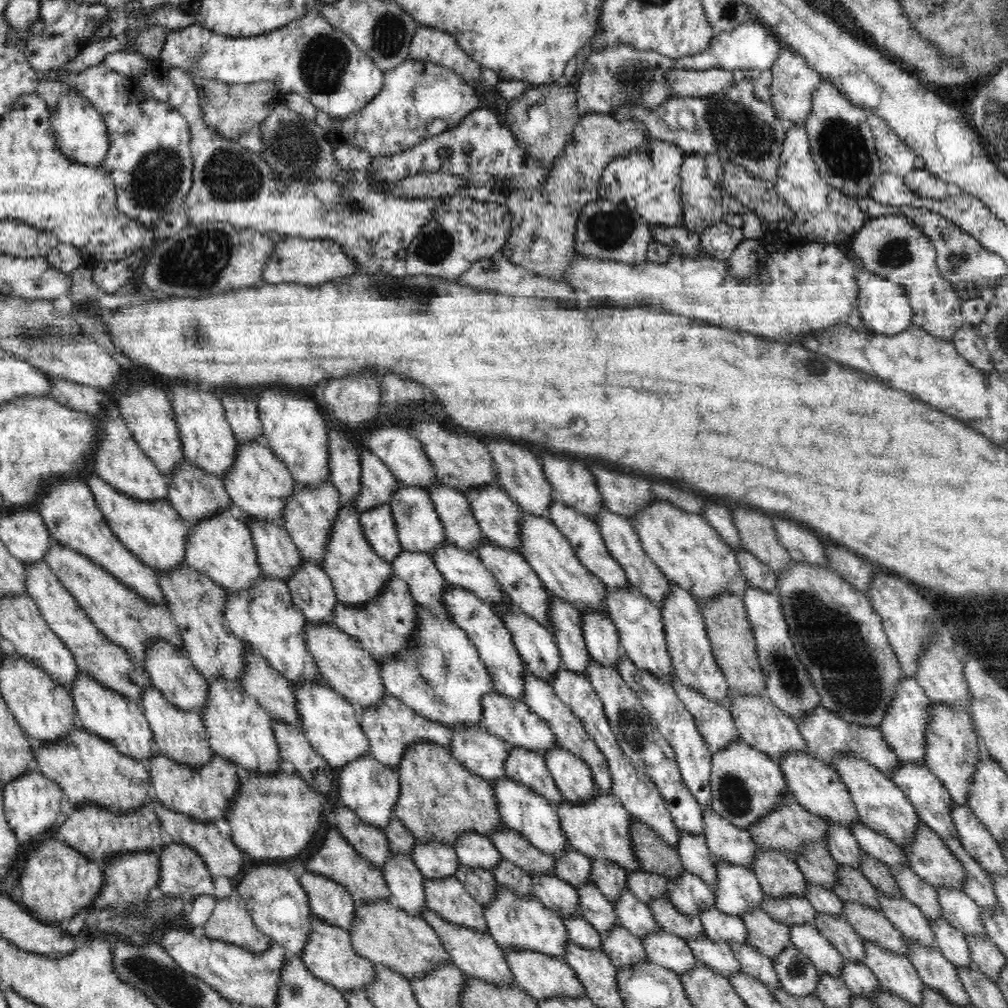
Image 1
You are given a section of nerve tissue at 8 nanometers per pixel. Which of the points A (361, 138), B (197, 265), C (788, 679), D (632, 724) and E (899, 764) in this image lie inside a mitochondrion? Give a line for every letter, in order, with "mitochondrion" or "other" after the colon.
A: other
B: mitochondrion
C: mitochondrion
D: mitochondrion
E: other

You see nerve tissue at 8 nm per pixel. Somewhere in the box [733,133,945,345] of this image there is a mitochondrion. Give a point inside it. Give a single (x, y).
(895, 253)

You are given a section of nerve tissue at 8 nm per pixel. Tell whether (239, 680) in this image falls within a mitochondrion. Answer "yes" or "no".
no

